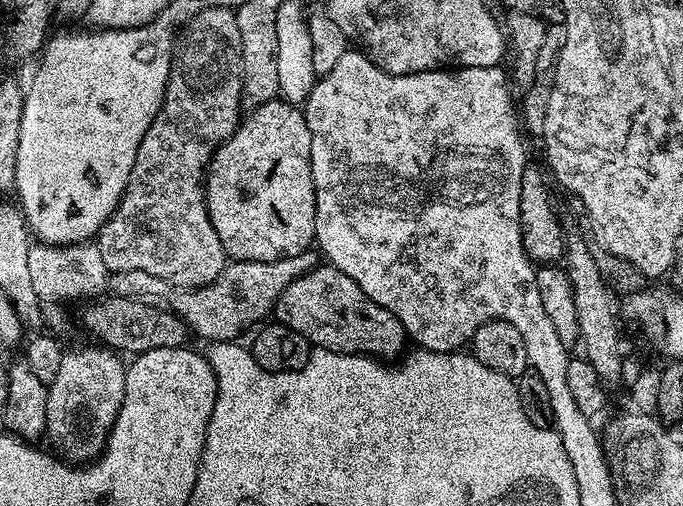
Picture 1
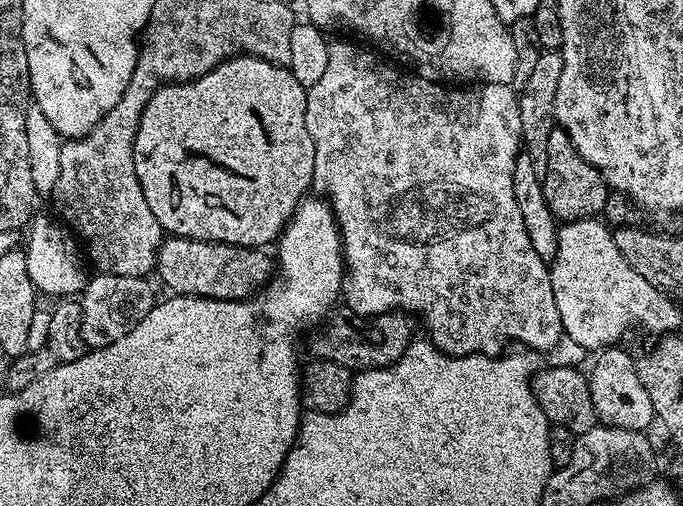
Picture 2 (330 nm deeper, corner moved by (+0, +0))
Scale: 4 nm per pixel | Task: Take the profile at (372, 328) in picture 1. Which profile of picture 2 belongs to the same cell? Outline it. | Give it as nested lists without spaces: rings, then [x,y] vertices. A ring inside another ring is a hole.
[[[169,235],[160,244],[154,272],[169,288],[167,291],[178,296],[246,300],[257,295],[273,279],[274,260],[266,253],[259,248]]]

